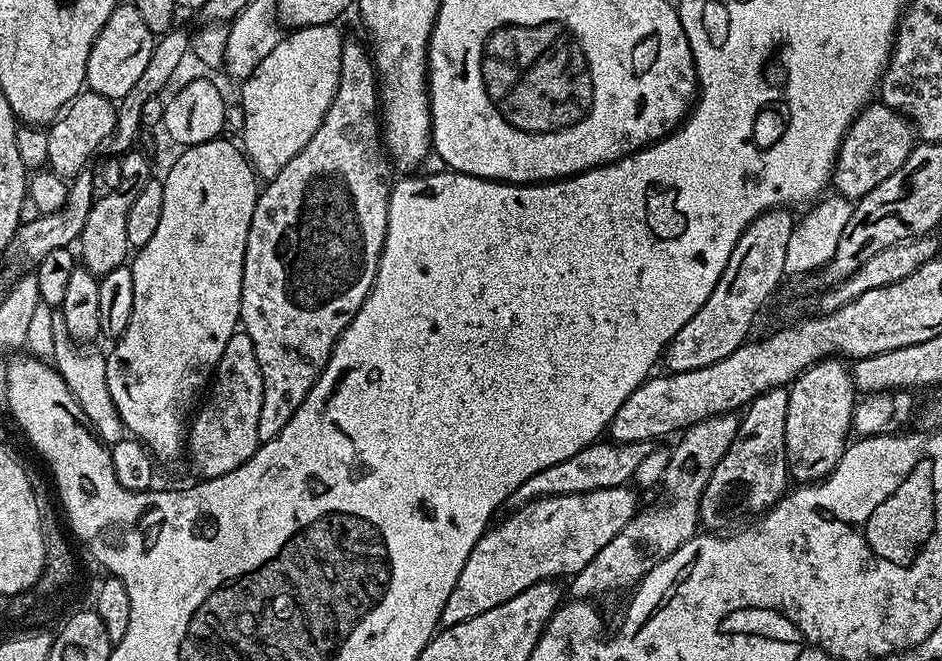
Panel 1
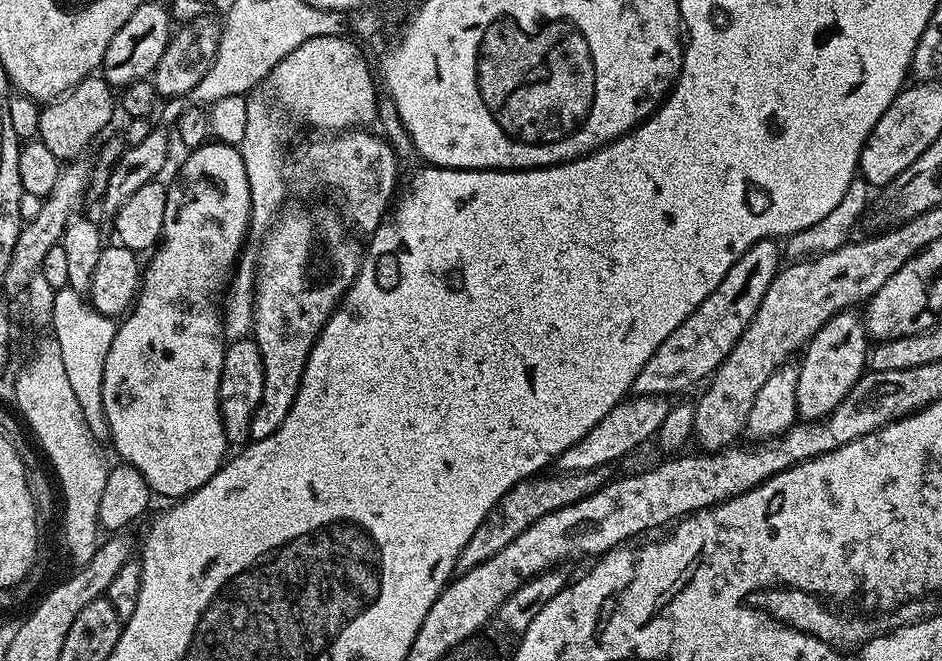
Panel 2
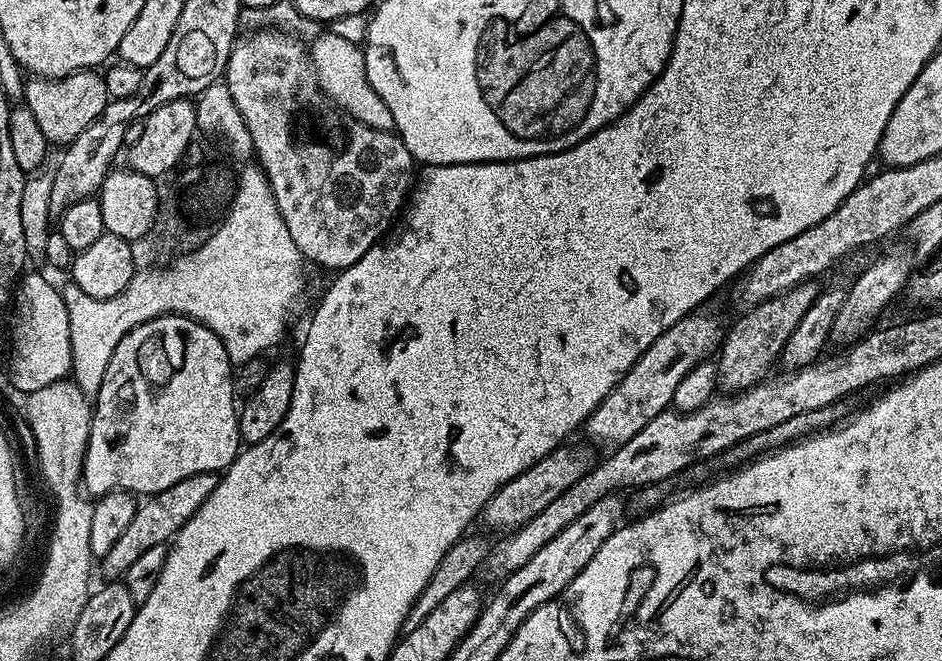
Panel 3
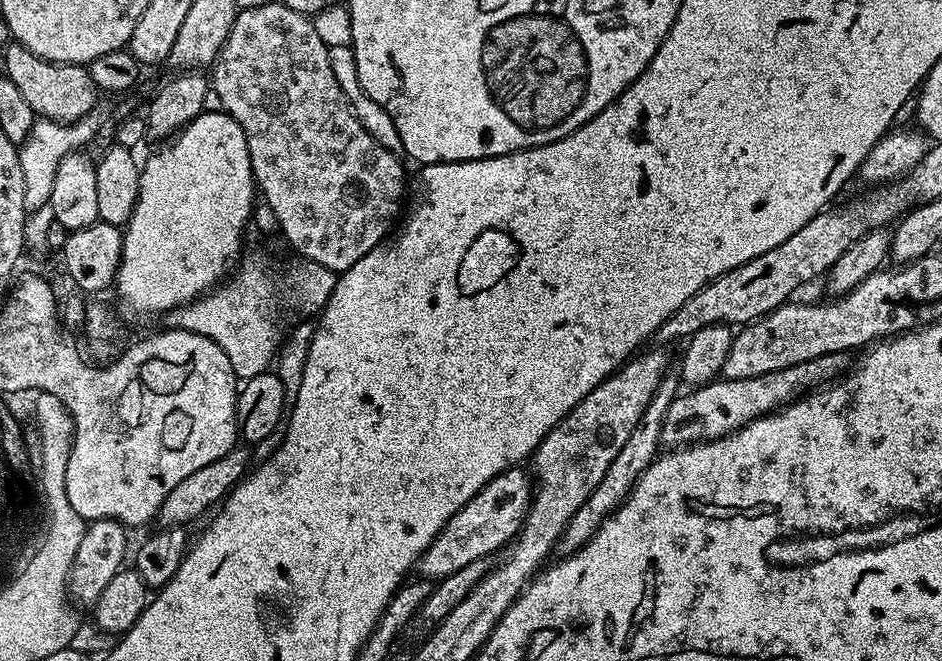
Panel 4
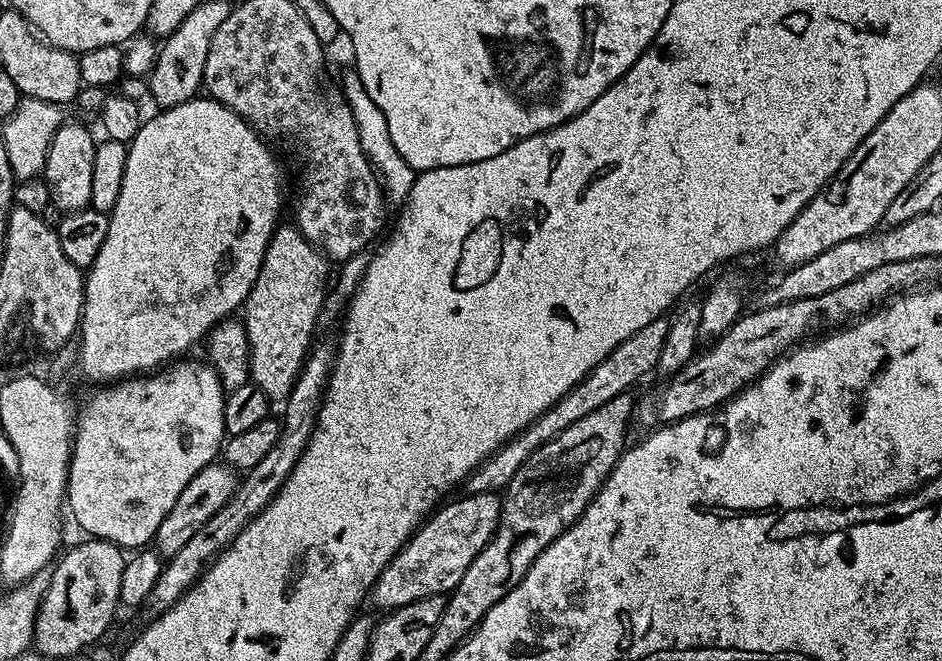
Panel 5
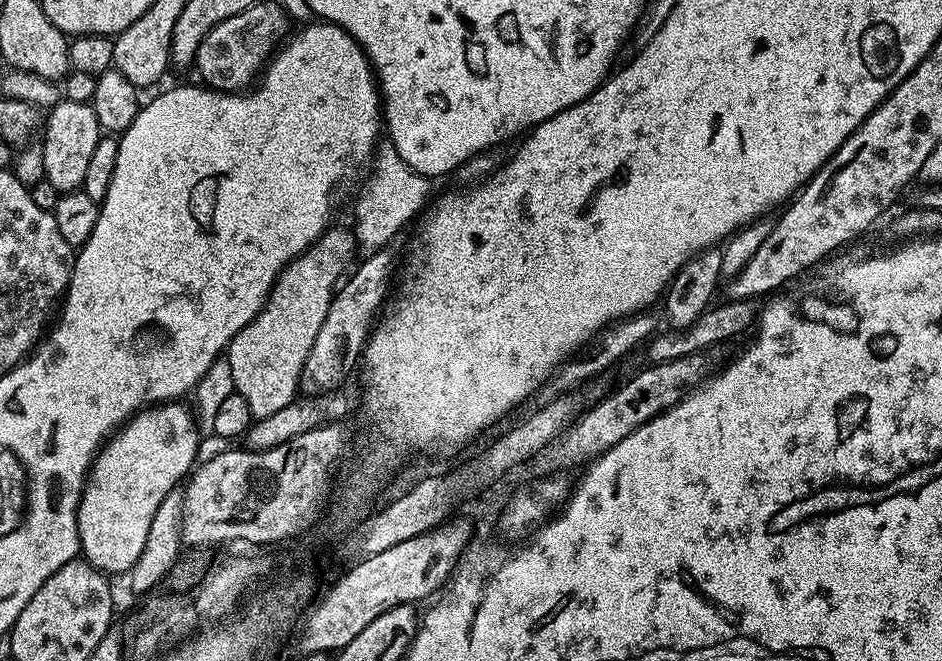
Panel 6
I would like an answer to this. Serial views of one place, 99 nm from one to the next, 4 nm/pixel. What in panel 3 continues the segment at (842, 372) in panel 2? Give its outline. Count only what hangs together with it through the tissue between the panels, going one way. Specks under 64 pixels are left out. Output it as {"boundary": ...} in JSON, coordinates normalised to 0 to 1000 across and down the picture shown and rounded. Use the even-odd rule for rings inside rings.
{"boundary":[[[953,369],[944,381],[938,381],[909,425],[904,430],[904,437],[901,434],[896,446],[894,457],[894,469],[890,469],[890,475],[885,481],[883,504],[881,507],[882,519],[891,523],[903,523],[910,514],[920,508],[927,501],[928,492],[931,489],[930,477],[950,451],[951,446],[956,446],[956,442],[963,431],[965,418],[969,416],[970,404],[968,405],[968,381],[967,374],[959,375]]]}

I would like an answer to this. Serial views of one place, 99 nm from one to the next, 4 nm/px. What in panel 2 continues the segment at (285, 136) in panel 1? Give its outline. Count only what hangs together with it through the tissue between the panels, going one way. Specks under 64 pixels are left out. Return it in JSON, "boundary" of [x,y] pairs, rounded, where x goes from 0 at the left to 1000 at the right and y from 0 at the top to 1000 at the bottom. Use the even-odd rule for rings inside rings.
{"boundary":[[[368,53],[350,54],[350,56],[333,56],[322,64],[314,76],[299,88],[297,94],[290,100],[289,109],[286,110],[283,120],[275,129],[274,141],[262,147],[263,159],[261,160],[261,203],[258,204],[255,218],[253,219],[257,233],[257,251],[261,251],[261,275],[265,275],[265,318],[268,319],[268,336],[265,340],[266,349],[283,352],[288,346],[291,334],[296,328],[301,304],[301,260],[304,266],[304,242],[301,248],[301,188],[297,180],[300,179],[301,169],[306,175],[311,175],[314,182],[320,182],[323,188],[332,188],[335,194],[348,194],[344,197],[374,197],[379,191],[395,191],[400,186],[400,150],[401,150],[401,127],[395,123],[396,104],[391,97],[389,88],[383,79],[383,68],[377,59],[369,61]]]}

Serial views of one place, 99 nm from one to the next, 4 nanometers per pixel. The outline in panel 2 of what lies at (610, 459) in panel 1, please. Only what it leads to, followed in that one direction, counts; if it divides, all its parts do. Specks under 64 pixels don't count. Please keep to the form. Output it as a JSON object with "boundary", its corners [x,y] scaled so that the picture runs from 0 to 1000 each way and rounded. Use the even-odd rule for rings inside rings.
{"boundary":[[[632,708],[617,714],[591,713],[590,720],[582,719],[573,717],[568,723],[556,726],[552,732],[547,732],[540,744],[533,747],[533,753],[529,753],[529,759],[520,772],[520,778],[516,778],[516,784],[512,784],[507,802],[503,802],[503,808],[499,808],[499,820],[495,820],[495,826],[490,826],[490,838],[484,847],[485,867],[494,865],[516,850],[516,844],[522,844],[524,838],[529,838],[529,832],[541,826],[541,820],[546,820],[546,814],[550,814],[550,808],[554,808],[554,802],[558,802],[558,796],[567,796],[567,790],[571,790],[571,784],[622,755],[626,747],[634,744],[639,734],[644,732],[648,725],[645,708]]]}

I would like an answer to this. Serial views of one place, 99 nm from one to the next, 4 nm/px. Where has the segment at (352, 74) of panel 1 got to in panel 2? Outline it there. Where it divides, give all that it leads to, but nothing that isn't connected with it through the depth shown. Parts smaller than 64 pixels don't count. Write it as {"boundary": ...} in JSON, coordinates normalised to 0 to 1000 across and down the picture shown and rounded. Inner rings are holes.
{"boundary":[[[303,313],[283,352],[282,362],[285,377],[280,381],[276,405],[274,399],[274,434],[270,442],[268,467],[270,513],[274,530],[278,530],[280,554],[278,608],[274,608],[274,620],[270,620],[263,652],[268,666],[277,666],[291,657],[291,651],[299,644],[304,626],[308,626],[308,614],[314,607],[329,530],[340,510],[345,487],[361,464],[376,421],[382,413],[384,392],[384,375],[365,354],[364,342],[348,321],[326,321],[323,315]]]}

